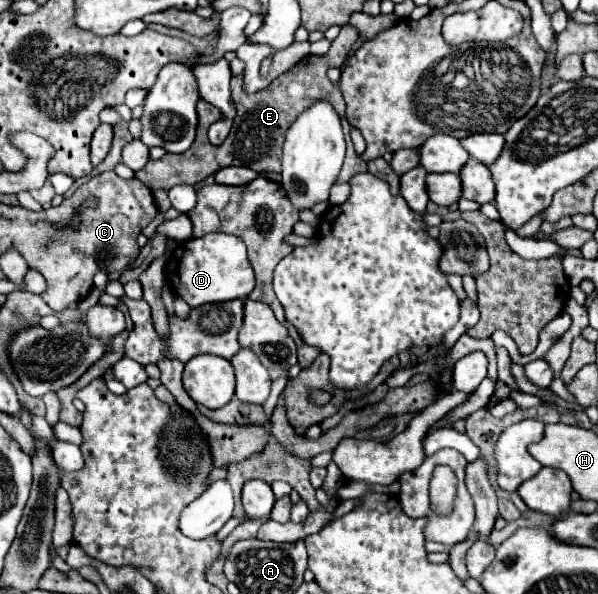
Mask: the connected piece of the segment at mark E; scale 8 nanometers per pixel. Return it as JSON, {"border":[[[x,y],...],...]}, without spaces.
{"border":[[[343,25],[339,37],[331,43],[331,49],[327,55],[321,55],[321,57],[307,55],[291,71],[285,71],[269,87],[265,87],[263,91],[257,91],[253,95],[243,91],[243,77],[241,75],[233,77],[231,79],[231,93],[233,93],[233,101],[237,101],[237,117],[233,121],[233,127],[231,127],[231,133],[227,135],[227,139],[217,147],[209,143],[209,139],[207,139],[207,127],[209,127],[207,113],[211,113],[211,111],[205,109],[205,101],[201,99],[197,103],[197,115],[199,115],[197,137],[195,137],[195,143],[189,147],[189,151],[185,151],[181,155],[165,153],[161,159],[155,159],[155,161],[151,159],[139,173],[135,173],[135,177],[143,185],[147,185],[149,189],[169,191],[175,185],[185,185],[185,183],[197,185],[203,179],[207,179],[209,175],[215,175],[223,167],[249,167],[257,173],[263,173],[263,171],[279,173],[279,167],[281,167],[279,155],[281,155],[281,147],[283,147],[283,135],[291,127],[291,123],[305,109],[311,107],[311,103],[317,103],[319,99],[329,101],[339,117],[345,115],[343,95],[341,95],[339,87],[329,81],[327,69],[345,65],[357,37],[359,35],[351,25]]]}

